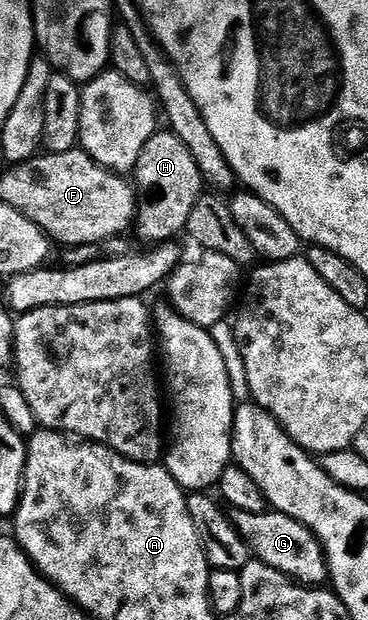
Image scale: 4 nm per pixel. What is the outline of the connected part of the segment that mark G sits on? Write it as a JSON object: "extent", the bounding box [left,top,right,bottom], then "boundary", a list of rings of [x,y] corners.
{"extent":[229,510,327,586],"boundary":[[[233,510],[229,513],[229,520],[234,524],[239,538],[246,543],[253,559],[272,566],[272,570],[280,570],[280,574],[289,576],[299,584],[322,586],[327,583],[326,552],[312,530],[308,530],[308,526],[296,518],[273,510],[260,514],[244,514],[244,510]]]}

